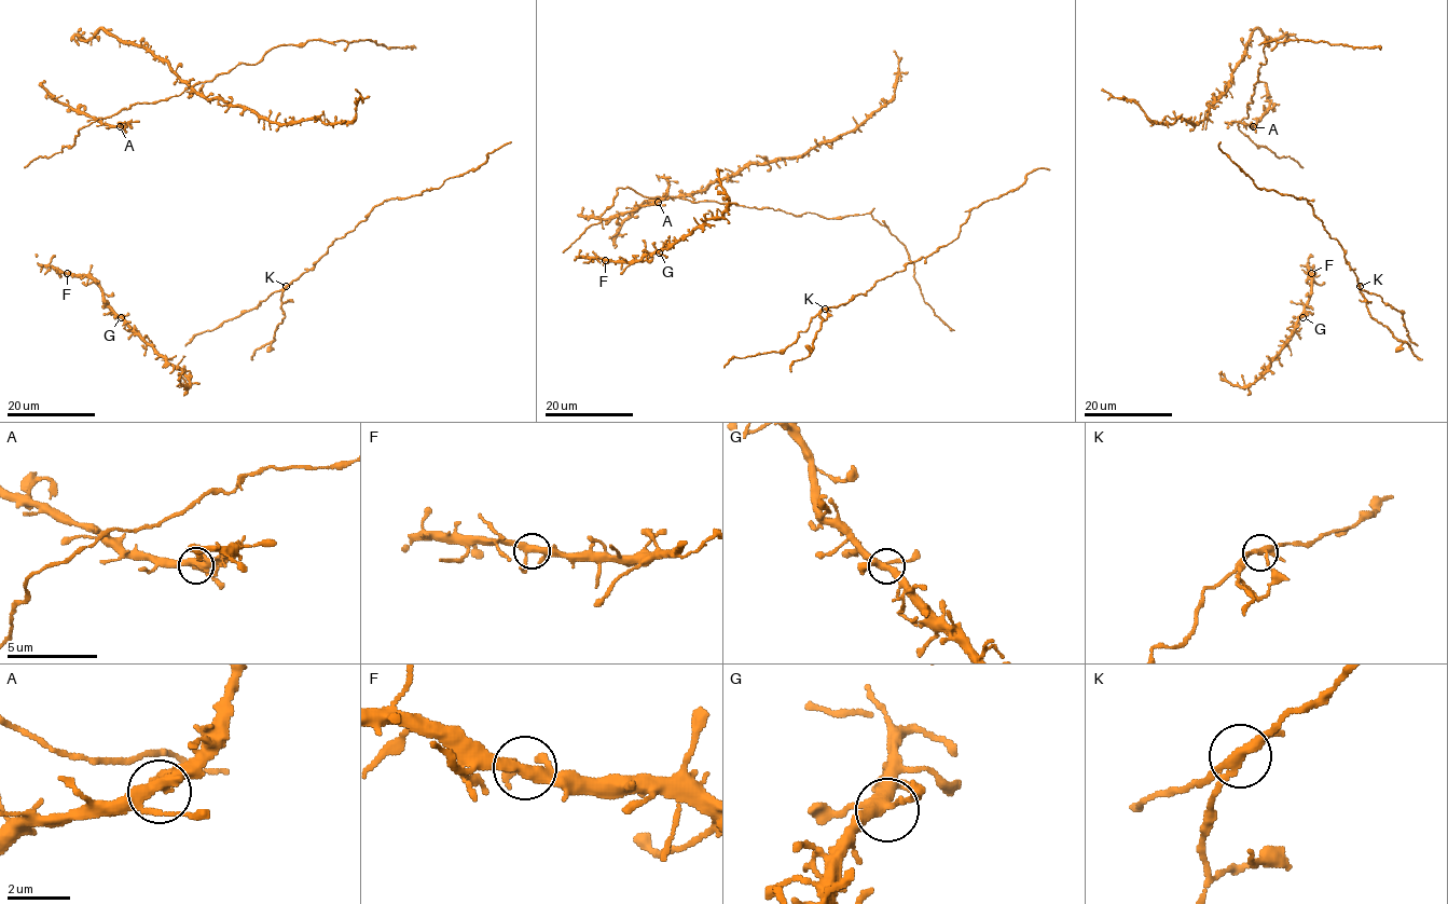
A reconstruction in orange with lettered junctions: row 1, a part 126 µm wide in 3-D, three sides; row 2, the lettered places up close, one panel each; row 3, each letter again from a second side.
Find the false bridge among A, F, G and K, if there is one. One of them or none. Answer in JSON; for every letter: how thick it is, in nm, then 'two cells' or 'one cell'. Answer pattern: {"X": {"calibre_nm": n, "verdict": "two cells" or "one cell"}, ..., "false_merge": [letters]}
{"A": {"calibre_nm": 340, "verdict": "one cell"}, "F": {"calibre_nm": 320, "verdict": "one cell"}, "G": {"calibre_nm": 320, "verdict": "one cell"}, "K": {"calibre_nm": 240, "verdict": "two cells"}, "false_merge": ["K"]}

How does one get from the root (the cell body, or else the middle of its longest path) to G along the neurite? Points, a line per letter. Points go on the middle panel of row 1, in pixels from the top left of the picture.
G: (604, 259), (638, 261), (659, 252)

